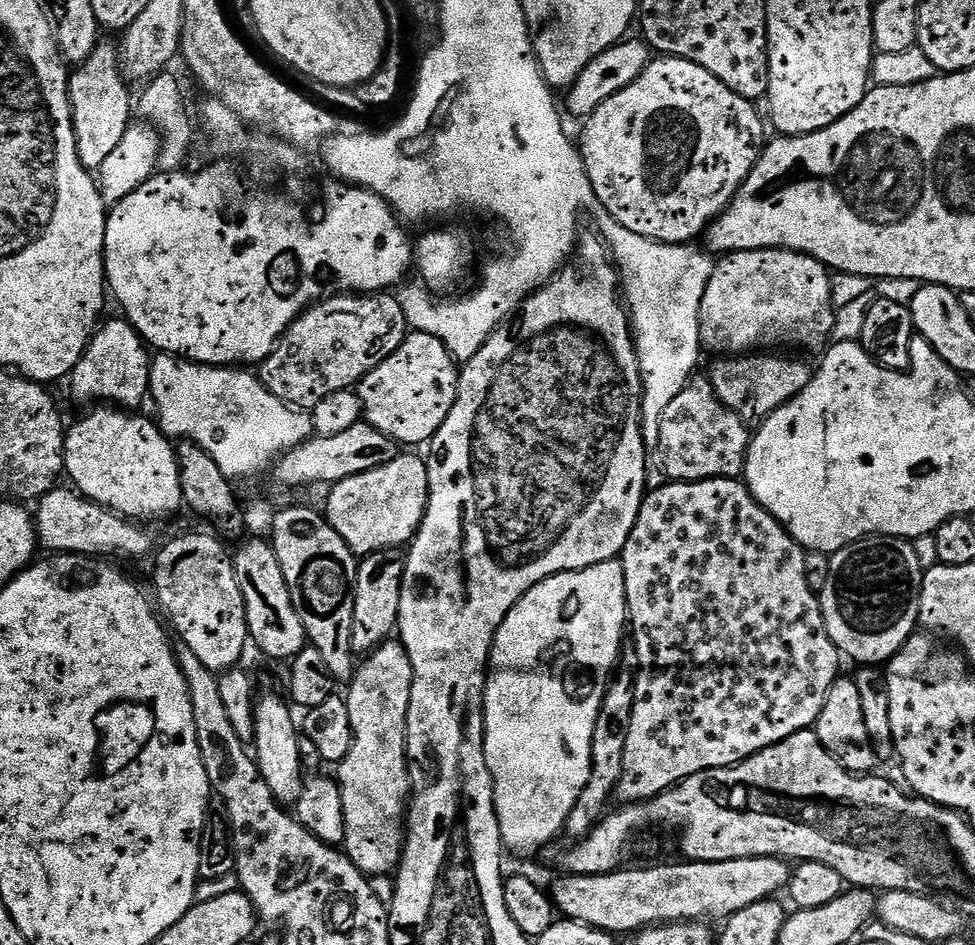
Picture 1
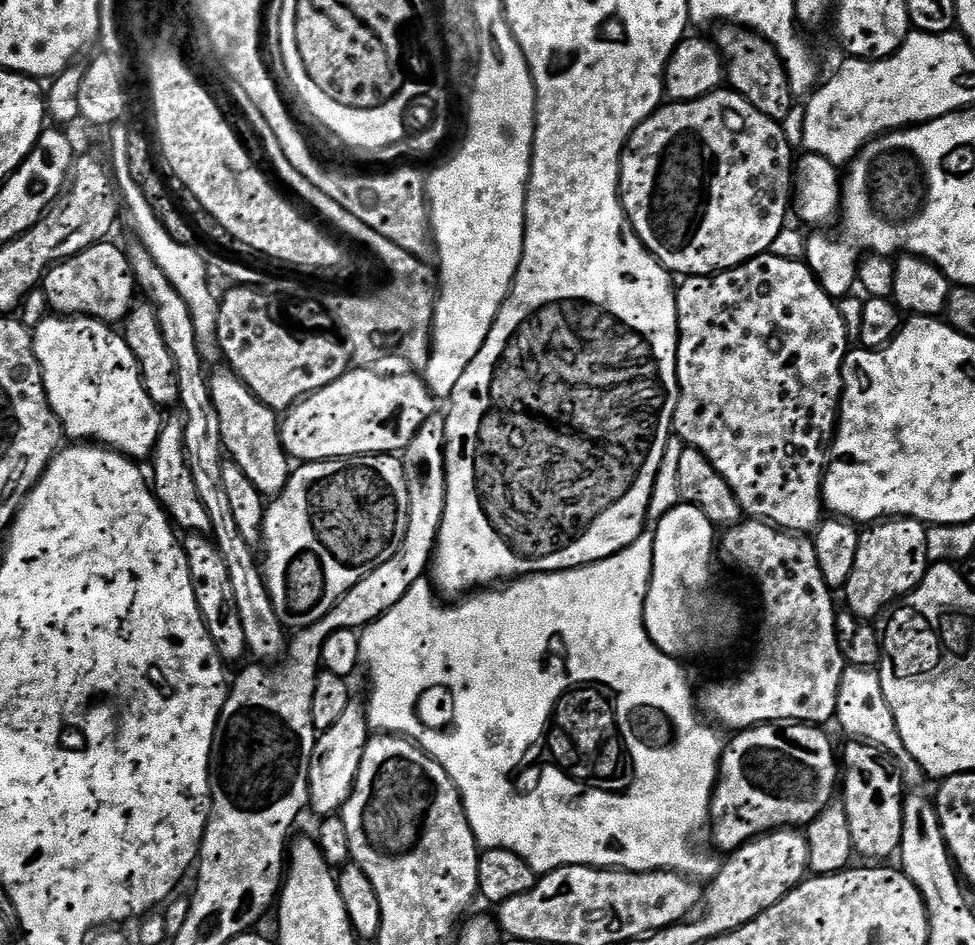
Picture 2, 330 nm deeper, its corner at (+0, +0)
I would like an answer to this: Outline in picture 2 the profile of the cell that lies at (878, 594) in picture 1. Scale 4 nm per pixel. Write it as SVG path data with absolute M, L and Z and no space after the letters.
M888 518L865 527L860 534L854 570L842 589L842 596L848 603L845 604L847 611L872 622L880 611L891 609L897 601L913 592L930 567L926 554L927 533L928 528L919 520L907 518Z

